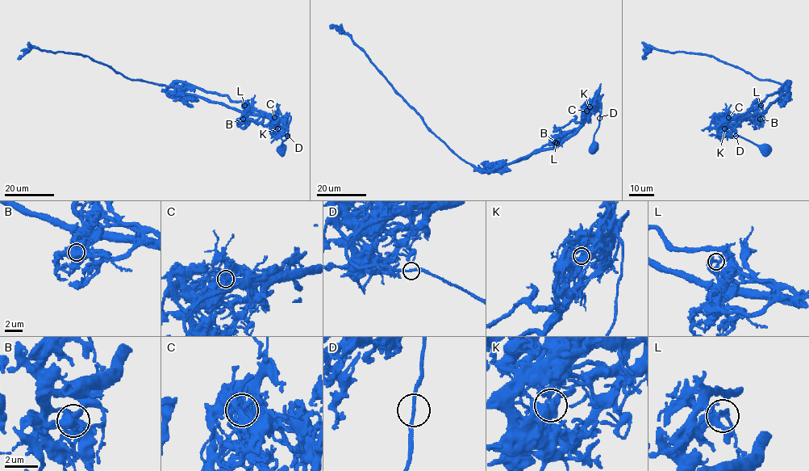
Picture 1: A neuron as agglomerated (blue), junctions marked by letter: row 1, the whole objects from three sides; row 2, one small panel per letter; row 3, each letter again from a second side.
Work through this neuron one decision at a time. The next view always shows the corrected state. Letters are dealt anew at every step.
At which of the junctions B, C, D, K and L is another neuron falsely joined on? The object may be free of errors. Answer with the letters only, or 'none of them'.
K

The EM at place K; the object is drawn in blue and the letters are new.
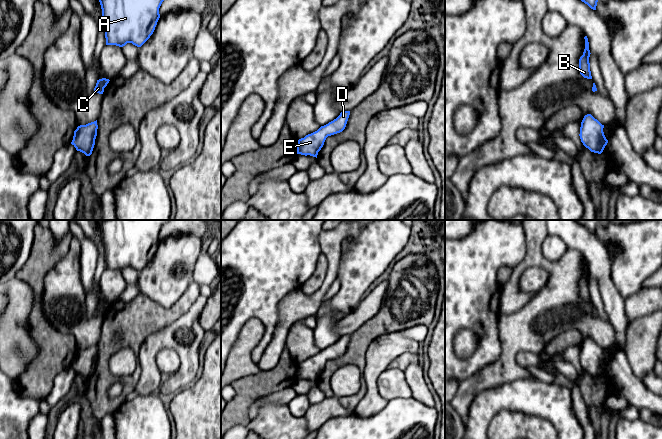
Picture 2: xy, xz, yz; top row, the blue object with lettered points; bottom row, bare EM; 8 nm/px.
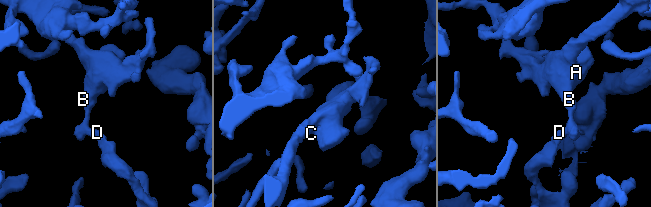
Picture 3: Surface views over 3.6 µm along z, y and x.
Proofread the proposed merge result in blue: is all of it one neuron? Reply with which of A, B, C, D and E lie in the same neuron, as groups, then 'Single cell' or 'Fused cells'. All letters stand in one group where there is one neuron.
Groups: A B C / D E. Fused cells

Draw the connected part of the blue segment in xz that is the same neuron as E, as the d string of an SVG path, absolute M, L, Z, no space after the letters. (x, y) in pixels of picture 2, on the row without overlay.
M343 335L333 345L321 350L317 355L306 359L304 362L299 363L297 378L307 380L313 376L319 376L324 369L324 366L320 366L319 362L327 362L328 360L342 356L346 351L349 339L350 335Z

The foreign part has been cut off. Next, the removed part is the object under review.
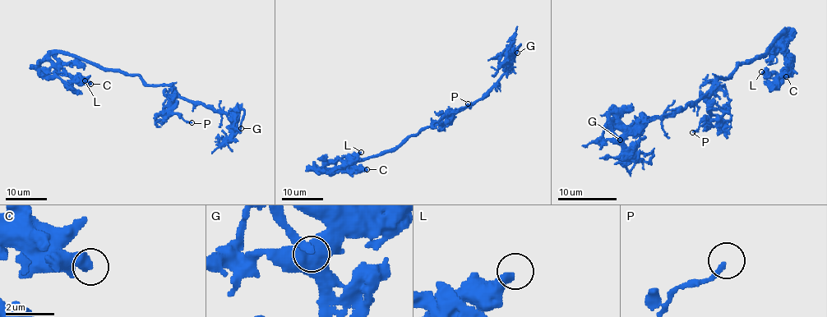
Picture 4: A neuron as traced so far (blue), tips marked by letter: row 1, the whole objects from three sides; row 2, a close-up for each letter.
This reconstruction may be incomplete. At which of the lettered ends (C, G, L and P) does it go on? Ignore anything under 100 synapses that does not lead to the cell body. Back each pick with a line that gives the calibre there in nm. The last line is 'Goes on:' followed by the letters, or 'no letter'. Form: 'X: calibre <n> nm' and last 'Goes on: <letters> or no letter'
G: calibre 200 nm
Goes on: G

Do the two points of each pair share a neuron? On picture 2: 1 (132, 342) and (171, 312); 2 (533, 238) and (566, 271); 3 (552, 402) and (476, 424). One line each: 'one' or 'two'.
1: one
2: one
3: one

